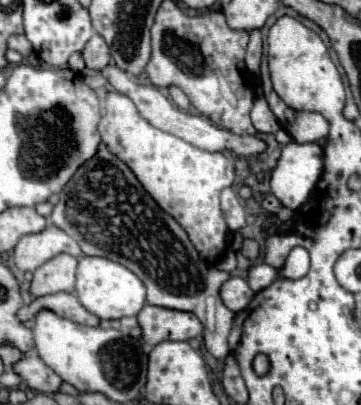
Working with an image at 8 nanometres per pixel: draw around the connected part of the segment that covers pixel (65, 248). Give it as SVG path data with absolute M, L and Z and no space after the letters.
M49 222L43 232L27 234L17 242L13 250L13 262L19 270L33 272L61 252L79 256L81 248L71 236L67 236L61 228L55 228L55 224Z

